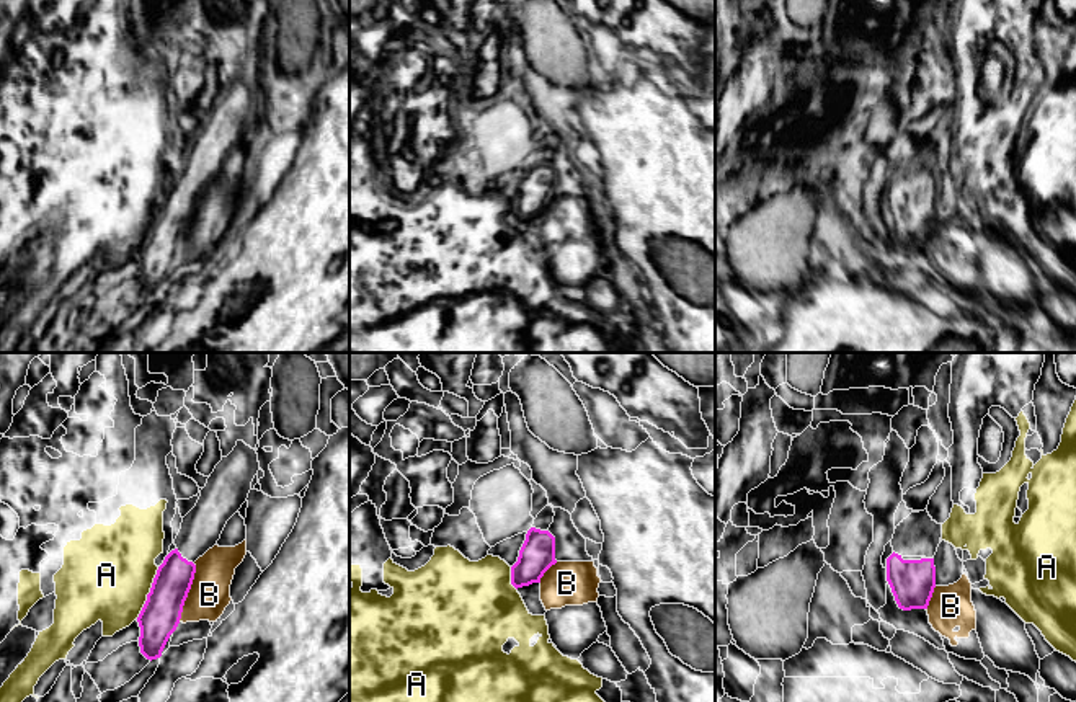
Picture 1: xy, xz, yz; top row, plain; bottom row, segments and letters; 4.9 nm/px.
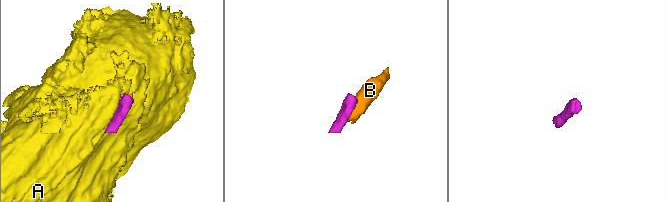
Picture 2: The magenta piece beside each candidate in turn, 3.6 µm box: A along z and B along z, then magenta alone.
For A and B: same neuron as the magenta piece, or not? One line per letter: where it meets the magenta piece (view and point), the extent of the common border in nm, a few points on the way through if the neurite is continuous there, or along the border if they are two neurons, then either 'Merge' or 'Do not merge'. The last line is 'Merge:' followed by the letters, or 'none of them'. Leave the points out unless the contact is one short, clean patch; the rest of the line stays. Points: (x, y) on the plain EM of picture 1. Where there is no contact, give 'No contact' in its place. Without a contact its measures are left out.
A: Touches magenta at xy (149, 227). Shared border 280 nm. Boundary: xy (159, 201), (147, 234), (136, 252). Do not merge
B: Touches magenta at xy (188, 226). Shared border 300 nm. Boundary: xy (195, 198), (195, 213), (178, 255). Do not merge
Merge: none of them

